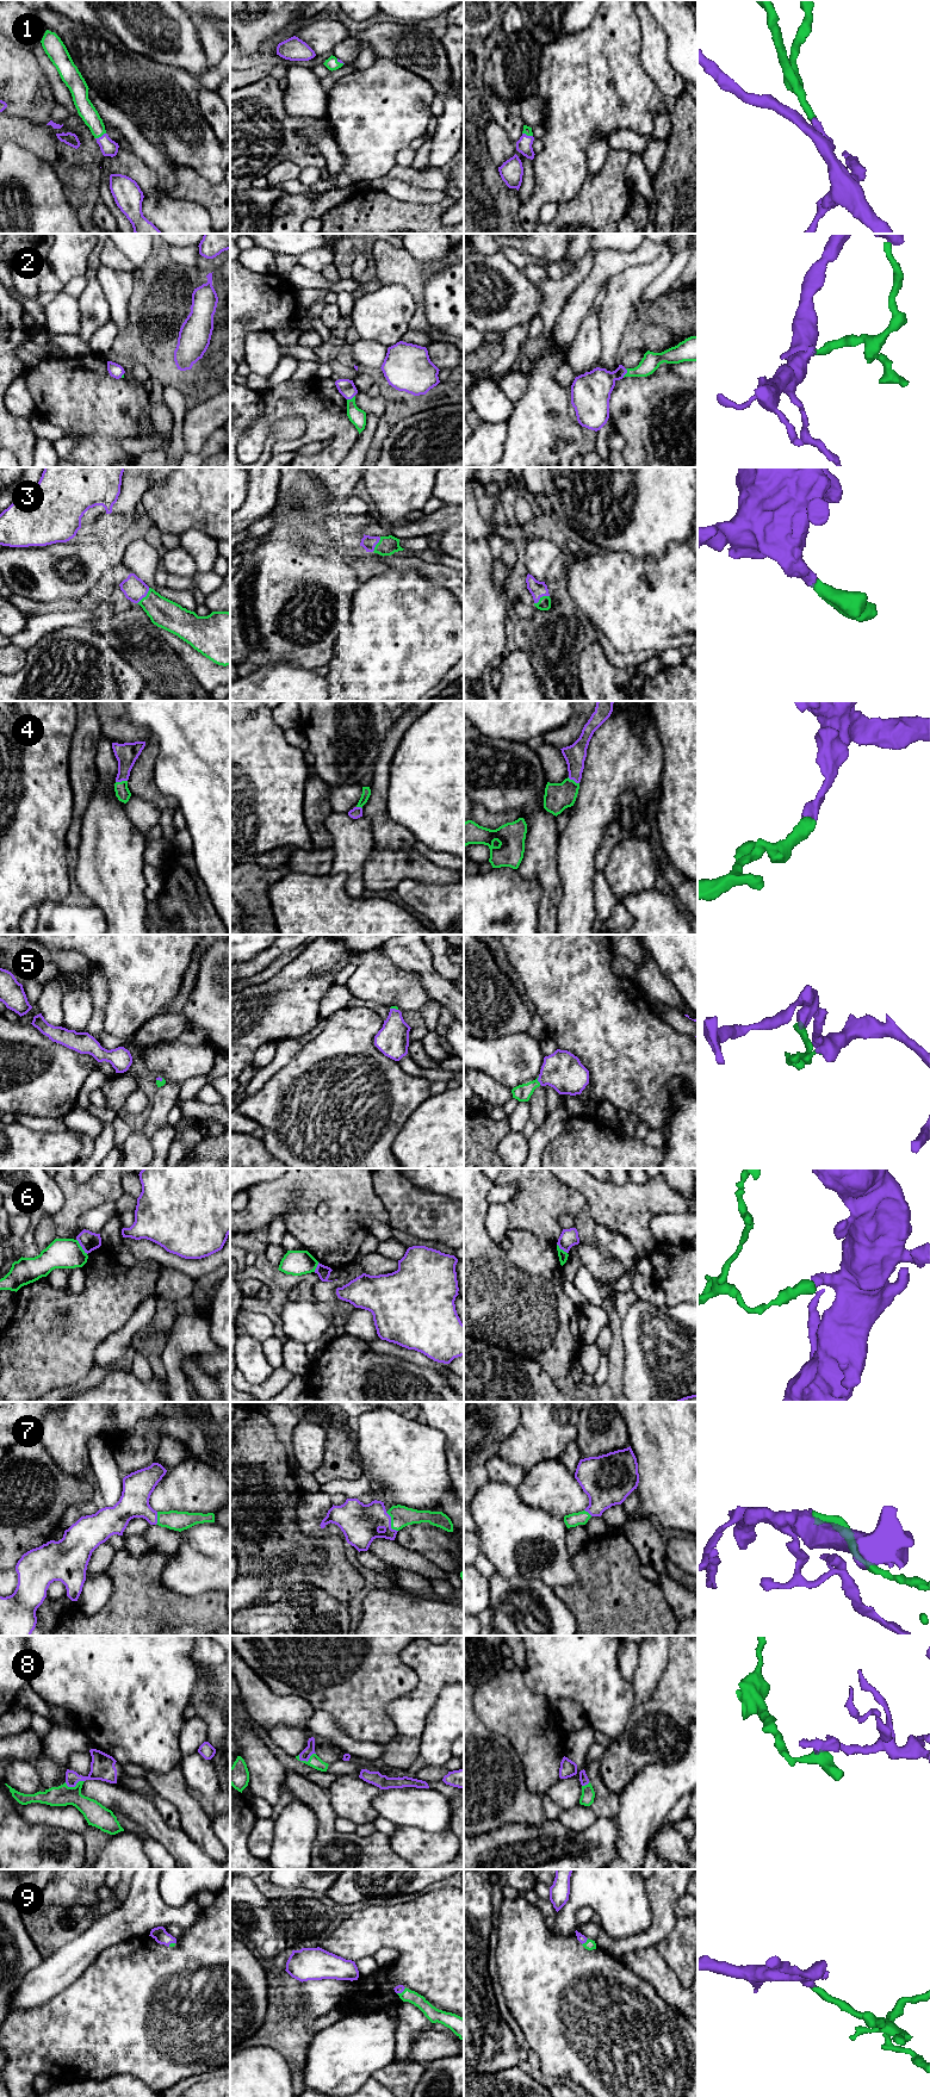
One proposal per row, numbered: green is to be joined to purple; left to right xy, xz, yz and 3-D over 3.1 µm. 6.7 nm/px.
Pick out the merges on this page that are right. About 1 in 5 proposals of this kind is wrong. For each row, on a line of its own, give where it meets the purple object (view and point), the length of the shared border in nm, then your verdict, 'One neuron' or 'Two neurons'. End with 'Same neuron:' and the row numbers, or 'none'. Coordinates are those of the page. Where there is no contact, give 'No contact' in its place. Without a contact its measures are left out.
1: Touches purple at xy (101, 136). Shared border 80 nm. One neuron
2: Touches purple at yz (625, 373). Shared border 70 nm. One neuron
3: Touches purple at yz (541, 596). Shared border 120 nm. One neuron
4: Touches purple at xy (121, 781). Shared border 80 nm. One neuron
5: Touches purple at yz (538, 1080). Shared border 60 nm. One neuron
6: Touches purple at xy (80, 1245). Shared border 130 nm. Two neurons
7: Touches purple at xz (390, 1522). Shared border 160 nm. One neuron
8: Touches purple at xz (307, 1761). Shared border 130 nm. One neuron
9: Touches purple at yz (584, 1942). Shared border 60 nm. One neuron
Same neuron: 1, 2, 3, 4, 5, 7, 8, 9

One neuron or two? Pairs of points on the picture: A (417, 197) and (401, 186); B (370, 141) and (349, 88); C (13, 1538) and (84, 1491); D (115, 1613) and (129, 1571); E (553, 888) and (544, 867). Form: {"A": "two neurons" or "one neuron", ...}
{"A": "one neuron", "B": "one neuron", "C": "one neuron", "D": "one neuron", "E": "one neuron"}

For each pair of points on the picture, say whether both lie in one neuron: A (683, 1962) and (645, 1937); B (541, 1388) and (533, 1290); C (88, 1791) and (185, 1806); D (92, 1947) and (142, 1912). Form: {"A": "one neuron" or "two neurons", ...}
{"A": "two neurons", "B": "two neurons", "C": "two neurons", "D": "one neuron"}

